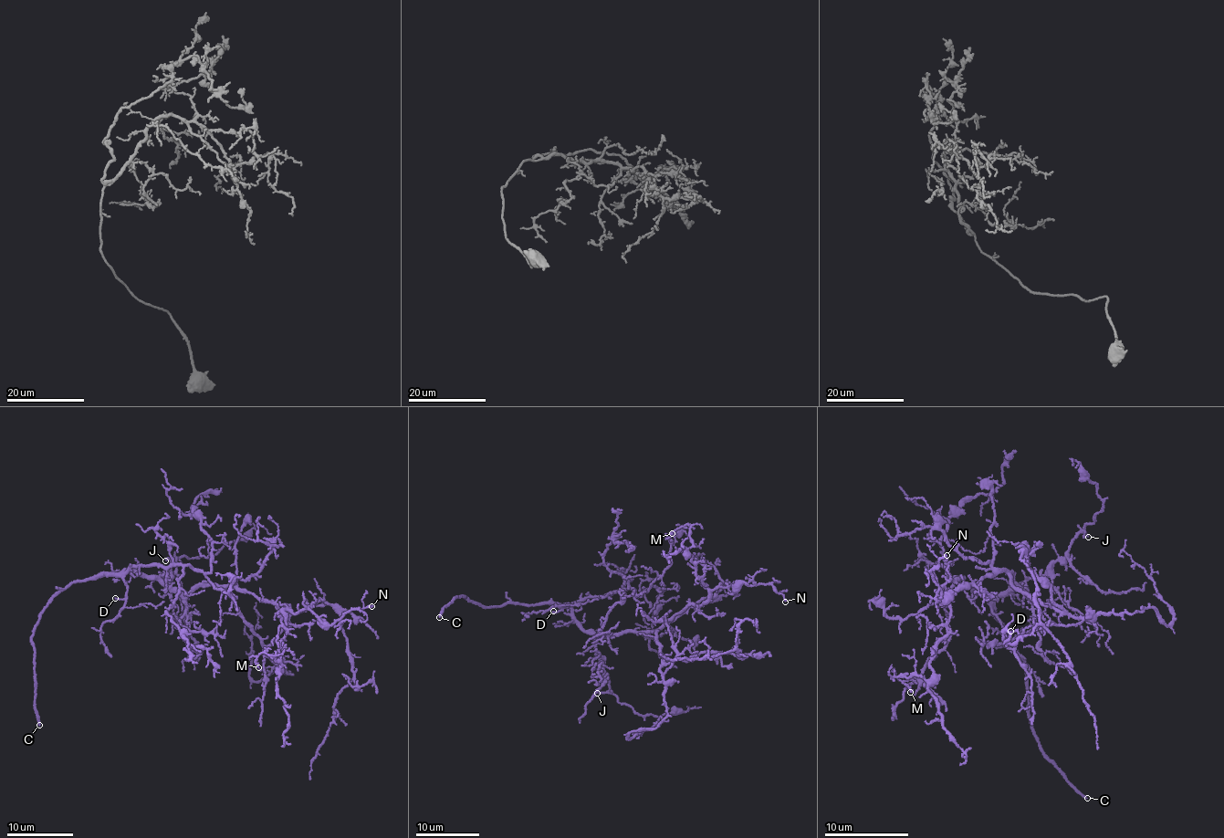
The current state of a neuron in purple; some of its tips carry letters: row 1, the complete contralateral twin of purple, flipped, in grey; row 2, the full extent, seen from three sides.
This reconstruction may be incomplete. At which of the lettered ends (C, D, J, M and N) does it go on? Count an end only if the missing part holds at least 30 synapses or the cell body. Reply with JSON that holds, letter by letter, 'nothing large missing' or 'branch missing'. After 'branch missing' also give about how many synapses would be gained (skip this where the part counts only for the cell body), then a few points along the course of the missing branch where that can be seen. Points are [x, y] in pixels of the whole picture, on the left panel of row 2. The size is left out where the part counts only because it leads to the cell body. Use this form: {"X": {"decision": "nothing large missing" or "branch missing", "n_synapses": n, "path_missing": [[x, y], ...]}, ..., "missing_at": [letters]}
{"C": {"decision": "branch missing"}, "D": {"decision": "nothing large missing"}, "J": {"decision": "branch missing", "n_synapses": 30, "path_missing": [[165, 560], [156, 560], [142, 571], [124, 560], [113, 561], [102, 553]]}, "M": {"decision": "nothing large missing"}, "N": {"decision": "nothing large missing"}, "missing_at": ["C", "J"]}

